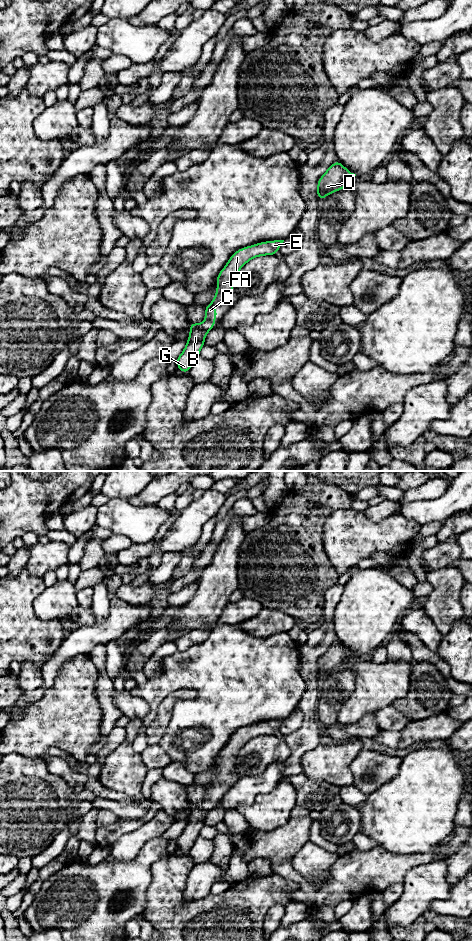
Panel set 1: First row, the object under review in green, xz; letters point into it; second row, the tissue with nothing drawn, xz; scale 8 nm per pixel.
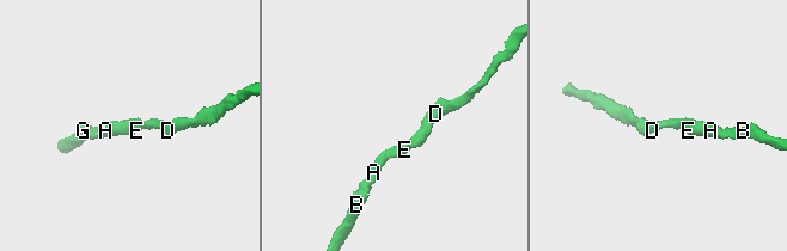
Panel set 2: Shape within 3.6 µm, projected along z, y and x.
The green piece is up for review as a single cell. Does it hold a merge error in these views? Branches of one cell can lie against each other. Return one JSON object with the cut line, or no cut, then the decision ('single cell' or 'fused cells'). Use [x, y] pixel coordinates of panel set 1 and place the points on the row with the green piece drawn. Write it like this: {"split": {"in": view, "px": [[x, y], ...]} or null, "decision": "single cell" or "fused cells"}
{"split": null, "decision": "single cell"}

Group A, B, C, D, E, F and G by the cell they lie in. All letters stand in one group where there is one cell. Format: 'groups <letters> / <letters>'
groups A B C D E F G

